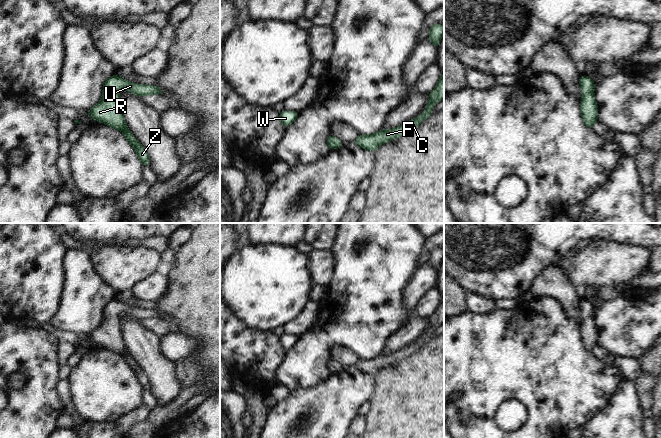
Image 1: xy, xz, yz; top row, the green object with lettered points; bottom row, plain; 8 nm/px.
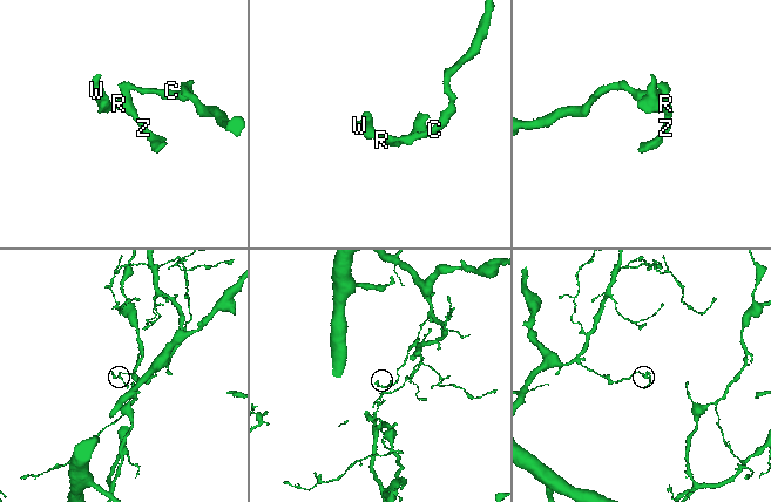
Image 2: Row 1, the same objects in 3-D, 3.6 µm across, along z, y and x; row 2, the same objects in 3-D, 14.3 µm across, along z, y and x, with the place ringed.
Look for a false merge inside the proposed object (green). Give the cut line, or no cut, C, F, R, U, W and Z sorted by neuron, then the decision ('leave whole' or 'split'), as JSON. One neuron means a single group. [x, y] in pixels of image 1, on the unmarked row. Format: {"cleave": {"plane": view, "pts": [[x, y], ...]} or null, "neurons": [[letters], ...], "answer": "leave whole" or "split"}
{"cleave": null, "neurons": [["C", "F", "R", "U", "W", "Z"]], "answer": "leave whole"}

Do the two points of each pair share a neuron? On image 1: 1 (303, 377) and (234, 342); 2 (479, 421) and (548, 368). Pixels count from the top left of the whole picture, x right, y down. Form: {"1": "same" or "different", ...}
{"1": "different", "2": "same"}

